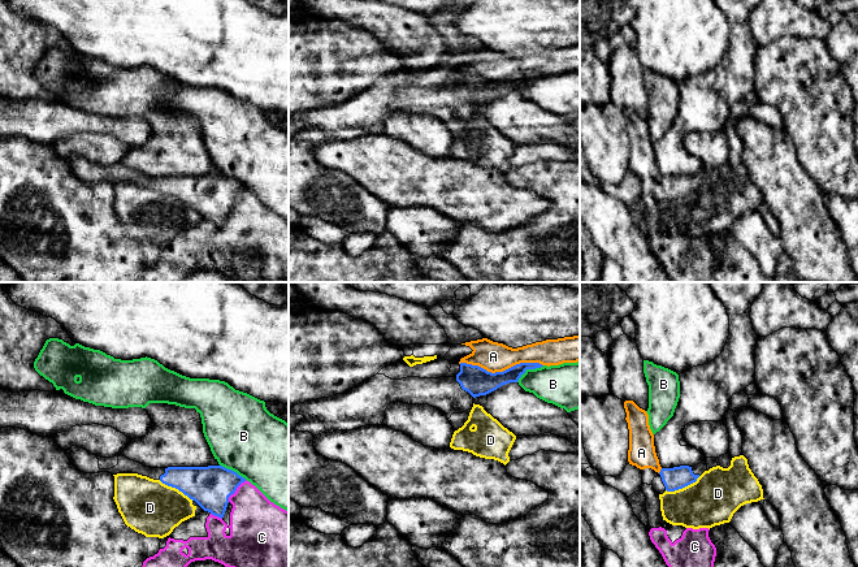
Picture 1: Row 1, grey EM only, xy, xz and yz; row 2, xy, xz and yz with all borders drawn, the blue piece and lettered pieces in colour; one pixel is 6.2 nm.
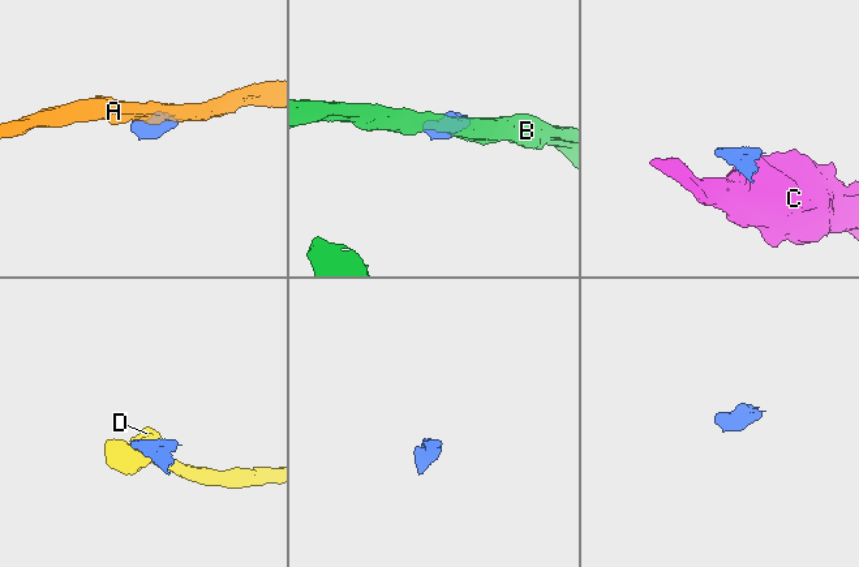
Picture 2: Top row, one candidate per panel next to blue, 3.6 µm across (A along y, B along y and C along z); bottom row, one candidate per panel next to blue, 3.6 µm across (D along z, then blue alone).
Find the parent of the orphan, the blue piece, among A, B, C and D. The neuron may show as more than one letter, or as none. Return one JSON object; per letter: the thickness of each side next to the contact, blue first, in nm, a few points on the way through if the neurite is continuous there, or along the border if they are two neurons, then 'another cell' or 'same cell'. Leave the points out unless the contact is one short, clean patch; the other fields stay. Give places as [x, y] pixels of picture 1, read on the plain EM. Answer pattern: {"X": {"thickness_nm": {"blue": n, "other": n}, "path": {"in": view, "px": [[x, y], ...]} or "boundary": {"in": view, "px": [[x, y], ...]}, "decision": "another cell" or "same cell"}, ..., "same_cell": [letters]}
{"A": {"thickness_nm": {"blue": 180, "other": 190}, "boundary": {"in": "xz", "px": [[459, 72], [492, 81], [520, 72], [542, 74]]}, "decision": "another cell"}, "B": {"thickness_nm": {"blue": 110, "other": 280}, "boundary": {"in": "xz", "px": [[544, 74], [528, 77], [516, 90]]}, "decision": "another cell"}, "C": {"thickness_nm": {"blue": 260, "other": 320}, "boundary": {"in": "xy", "px": [[246, 189], [228, 210]]}, "decision": "another cell"}, "D": {"thickness_nm": {"blue": 140, "other": 320}, "boundary": {"in": "yz", "px": [[700, 185], [681, 197], [666, 199]]}, "decision": "another cell"}, "same_cell": []}

